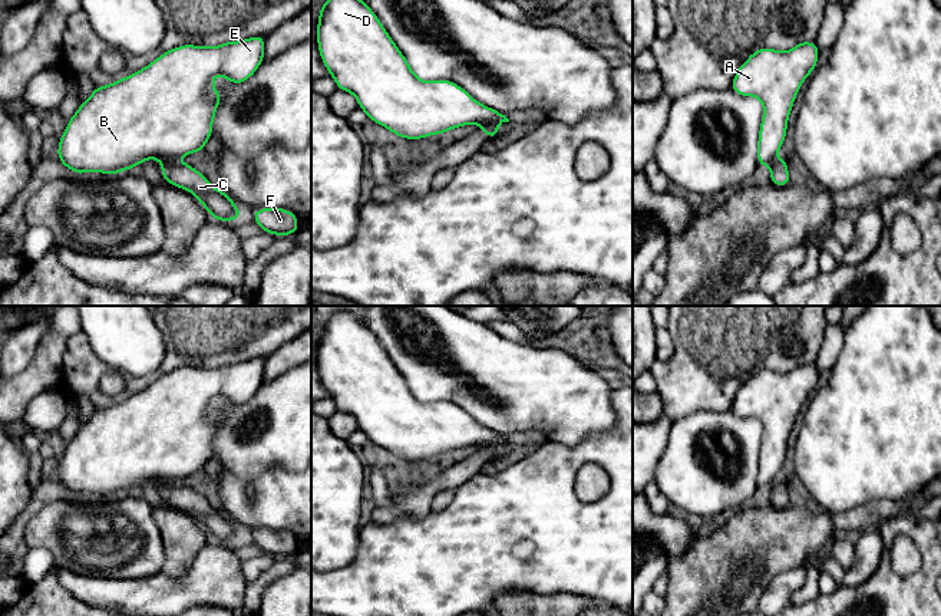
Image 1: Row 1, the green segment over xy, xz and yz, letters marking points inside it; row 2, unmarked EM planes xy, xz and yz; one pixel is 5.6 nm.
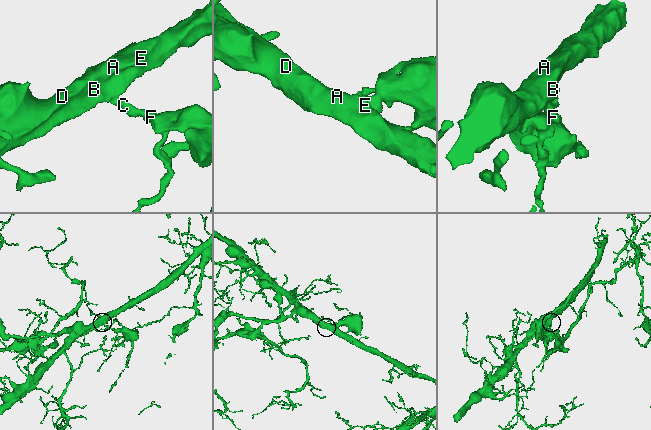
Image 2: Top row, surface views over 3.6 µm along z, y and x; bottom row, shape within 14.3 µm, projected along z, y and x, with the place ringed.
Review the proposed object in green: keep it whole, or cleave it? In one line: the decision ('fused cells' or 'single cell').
fused cells

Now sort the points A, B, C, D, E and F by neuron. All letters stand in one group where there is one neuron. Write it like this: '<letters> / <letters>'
A B D E / C F

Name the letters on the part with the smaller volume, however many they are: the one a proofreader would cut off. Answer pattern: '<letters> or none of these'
C, F

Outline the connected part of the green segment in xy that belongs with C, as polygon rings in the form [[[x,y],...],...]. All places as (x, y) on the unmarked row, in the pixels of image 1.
[[[171,482],[162,485],[161,494],[165,504],[194,515],[211,540],[235,543],[242,538],[235,524],[222,511],[214,510],[208,500],[191,485]]]

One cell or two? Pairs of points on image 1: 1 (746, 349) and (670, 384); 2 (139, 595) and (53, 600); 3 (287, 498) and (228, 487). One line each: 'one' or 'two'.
1: one
2: two
3: one

